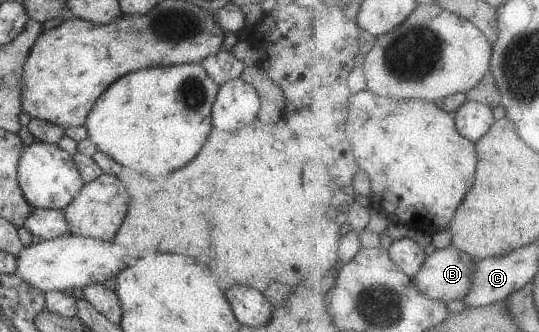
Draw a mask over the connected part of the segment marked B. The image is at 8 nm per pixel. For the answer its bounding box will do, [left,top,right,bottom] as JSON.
[414,244,479,304]

